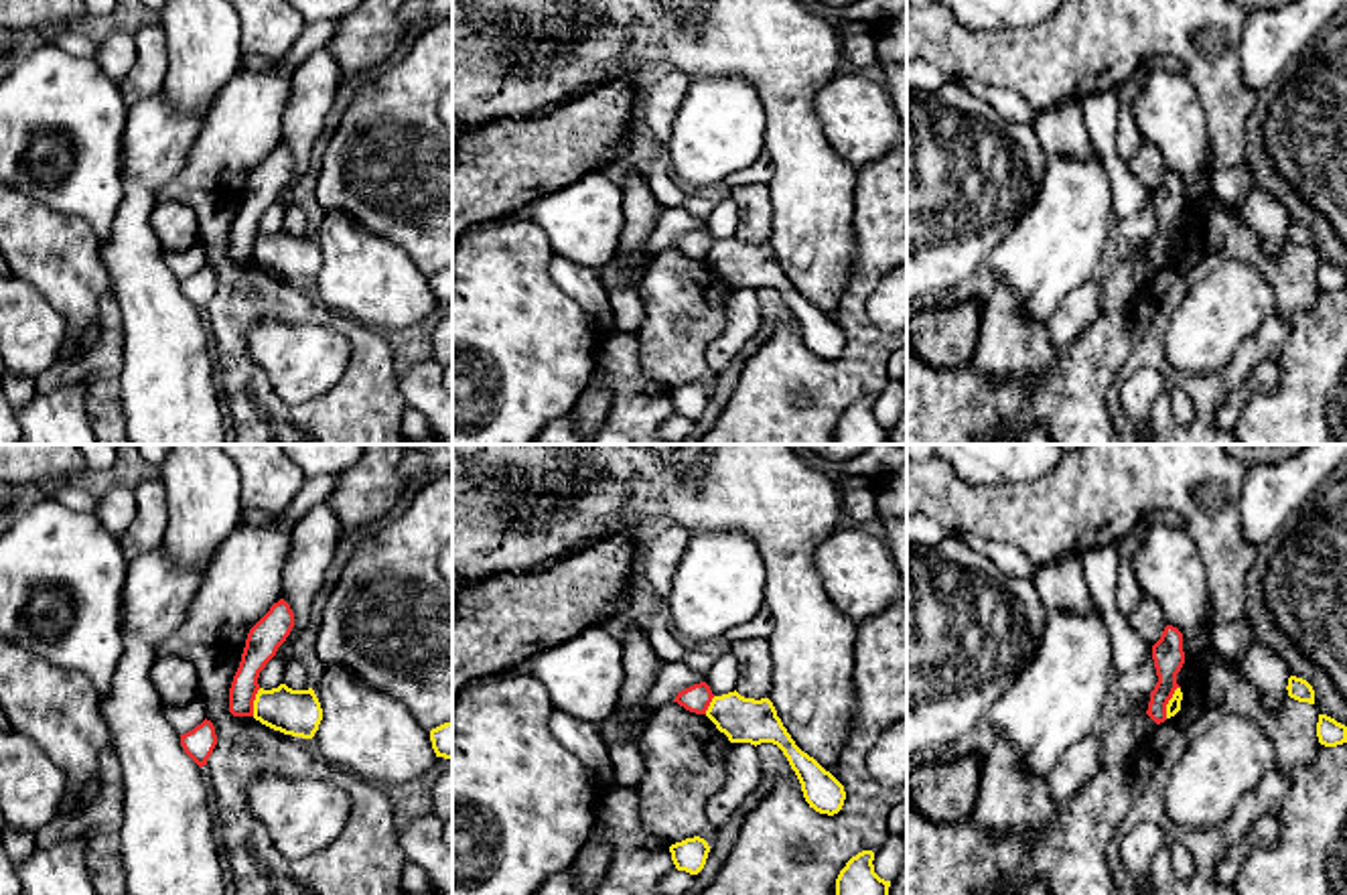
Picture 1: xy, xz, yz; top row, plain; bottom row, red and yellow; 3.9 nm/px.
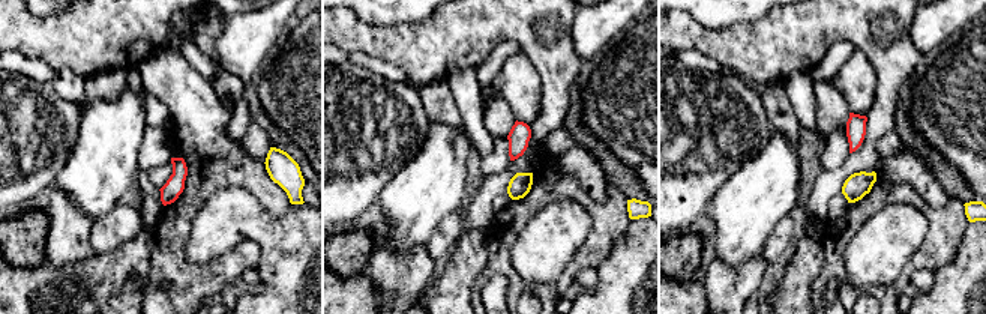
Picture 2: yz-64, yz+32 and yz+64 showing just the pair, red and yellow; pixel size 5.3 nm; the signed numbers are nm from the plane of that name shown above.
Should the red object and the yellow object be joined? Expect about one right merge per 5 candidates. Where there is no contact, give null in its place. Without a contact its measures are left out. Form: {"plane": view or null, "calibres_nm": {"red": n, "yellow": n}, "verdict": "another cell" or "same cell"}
{"plane": "yz", "calibres_nm": {"red": 120, "yellow": 60}, "verdict": "another cell"}

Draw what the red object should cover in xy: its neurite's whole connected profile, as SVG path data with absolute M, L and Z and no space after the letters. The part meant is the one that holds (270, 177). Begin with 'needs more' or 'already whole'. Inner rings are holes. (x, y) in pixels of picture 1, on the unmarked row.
already whole; M280 144L250 175L239 213L229 233L229 258L233 262L254 262L254 246L260 235L258 223L266 209L276 201L294 173L290 150Z

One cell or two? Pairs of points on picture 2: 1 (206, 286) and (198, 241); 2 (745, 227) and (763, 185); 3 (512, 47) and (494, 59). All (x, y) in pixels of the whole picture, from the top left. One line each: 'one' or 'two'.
1: two
2: one
3: one

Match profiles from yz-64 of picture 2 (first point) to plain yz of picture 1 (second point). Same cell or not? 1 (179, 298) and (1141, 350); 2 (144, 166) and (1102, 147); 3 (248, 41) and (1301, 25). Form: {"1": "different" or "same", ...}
{"1": "same", "2": "same", "3": "same"}

